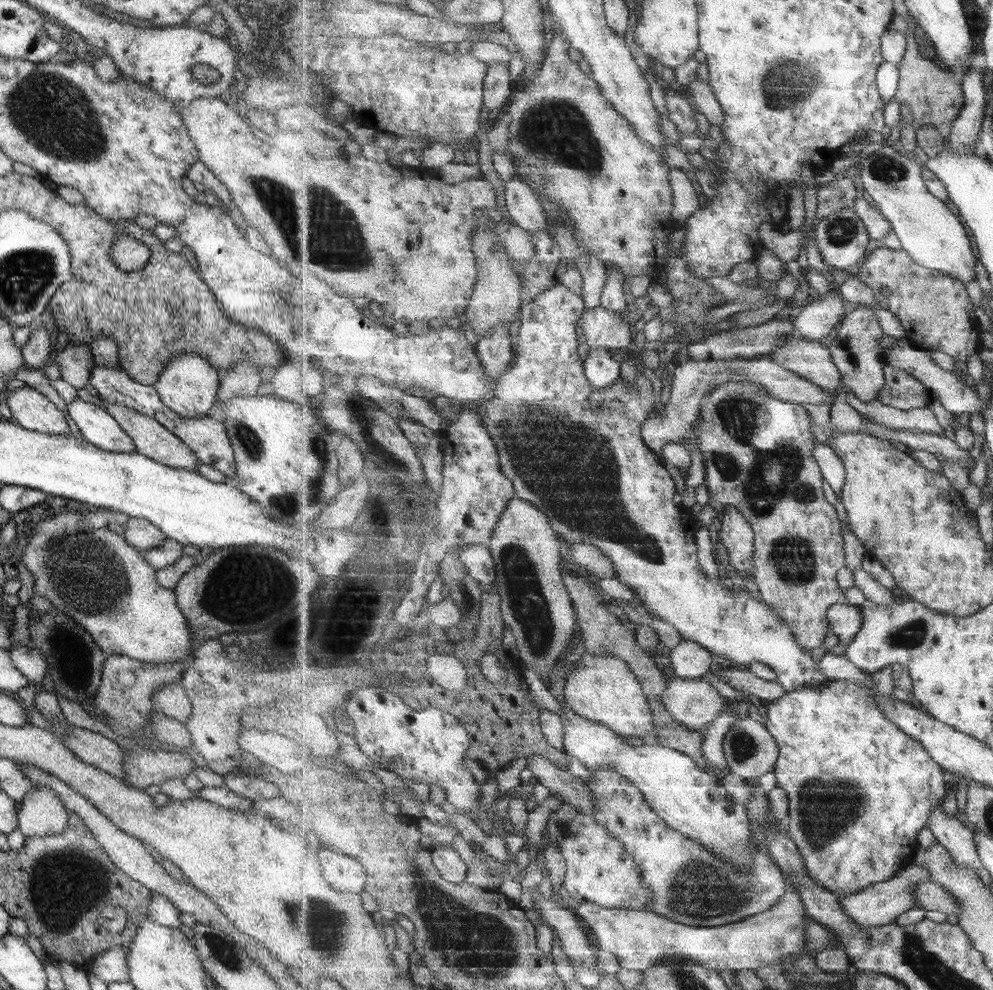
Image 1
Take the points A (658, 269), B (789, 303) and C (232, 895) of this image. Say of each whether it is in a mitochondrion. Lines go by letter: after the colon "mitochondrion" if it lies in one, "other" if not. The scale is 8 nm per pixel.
A: other
B: other
C: other

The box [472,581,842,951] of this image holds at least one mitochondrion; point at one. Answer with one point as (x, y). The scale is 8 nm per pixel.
(697, 891)

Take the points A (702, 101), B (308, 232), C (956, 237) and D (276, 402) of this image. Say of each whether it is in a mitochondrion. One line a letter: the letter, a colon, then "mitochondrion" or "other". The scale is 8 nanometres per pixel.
A: other
B: mitochondrion
C: other
D: other

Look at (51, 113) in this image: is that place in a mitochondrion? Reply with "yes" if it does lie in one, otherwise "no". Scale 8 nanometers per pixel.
yes

